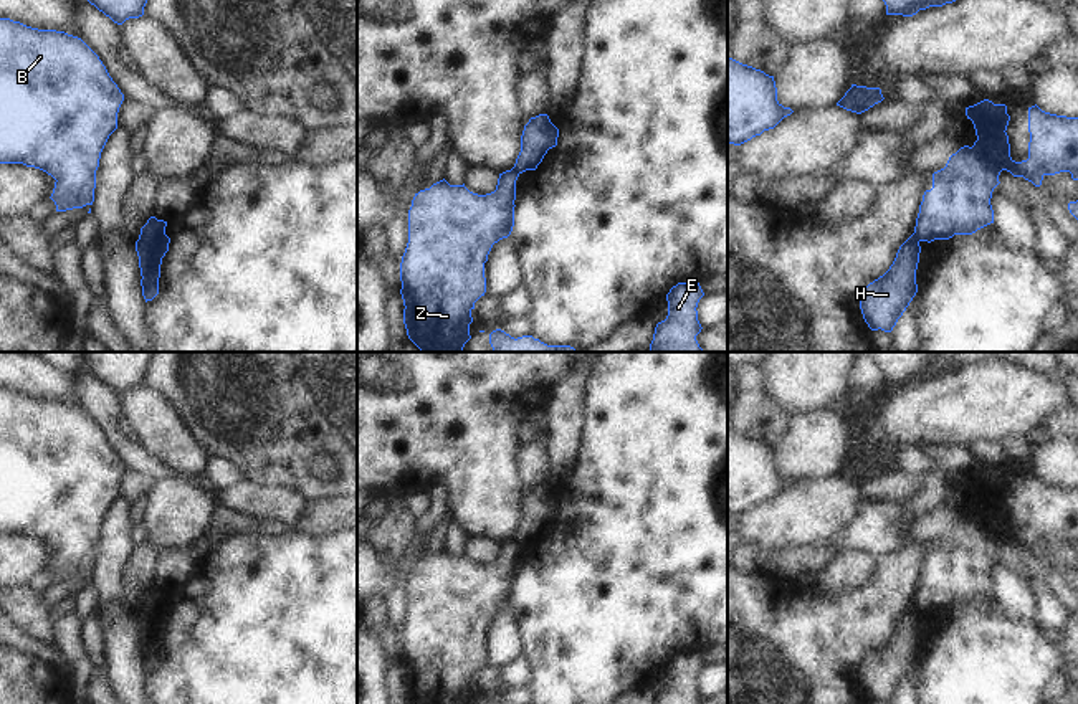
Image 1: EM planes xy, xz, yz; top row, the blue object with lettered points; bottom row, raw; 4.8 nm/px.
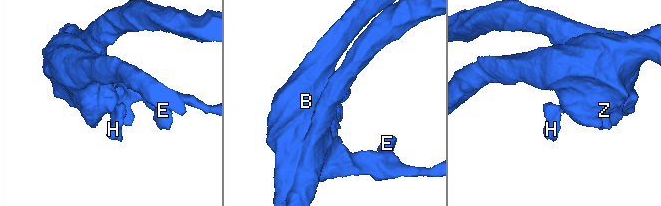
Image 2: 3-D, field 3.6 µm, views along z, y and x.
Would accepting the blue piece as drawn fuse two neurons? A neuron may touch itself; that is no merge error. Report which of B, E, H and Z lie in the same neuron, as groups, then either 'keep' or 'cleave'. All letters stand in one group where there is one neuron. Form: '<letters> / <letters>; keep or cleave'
B E Z / H; cleave

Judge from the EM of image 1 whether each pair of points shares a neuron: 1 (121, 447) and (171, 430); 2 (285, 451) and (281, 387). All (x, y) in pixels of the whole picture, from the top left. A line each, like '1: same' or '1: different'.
1: different
2: same

